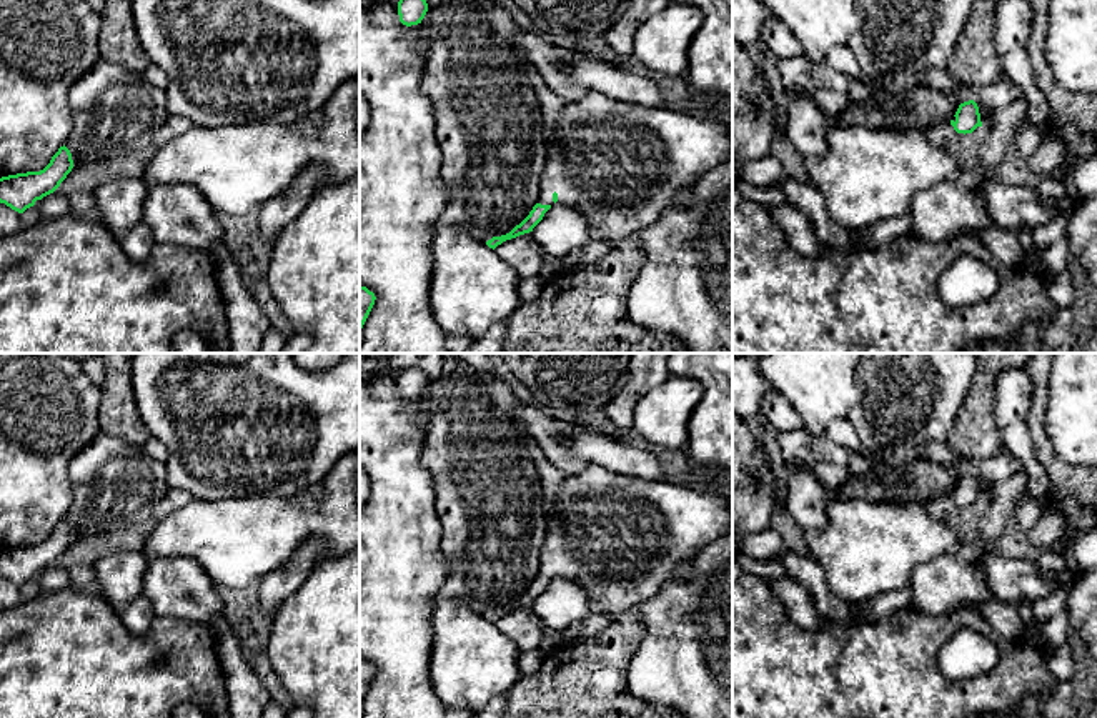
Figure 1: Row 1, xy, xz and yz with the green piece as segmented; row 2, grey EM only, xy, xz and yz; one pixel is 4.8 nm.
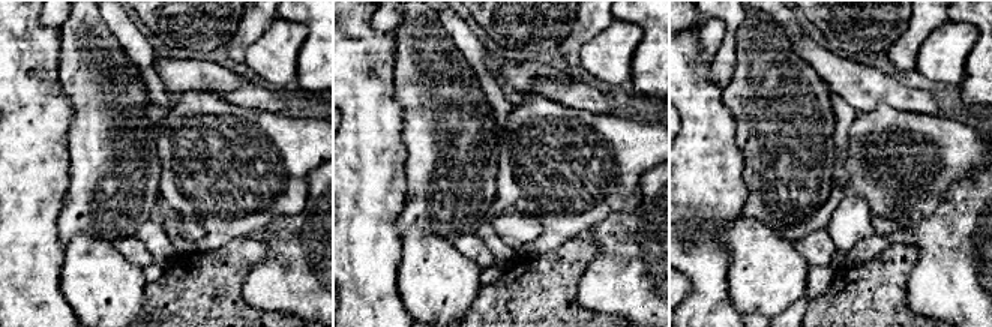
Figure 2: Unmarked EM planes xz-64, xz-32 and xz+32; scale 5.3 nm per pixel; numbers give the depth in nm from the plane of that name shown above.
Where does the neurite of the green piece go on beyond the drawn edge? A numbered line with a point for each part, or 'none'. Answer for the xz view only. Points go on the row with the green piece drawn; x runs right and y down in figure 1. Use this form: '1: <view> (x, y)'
1: xz (618, 164)

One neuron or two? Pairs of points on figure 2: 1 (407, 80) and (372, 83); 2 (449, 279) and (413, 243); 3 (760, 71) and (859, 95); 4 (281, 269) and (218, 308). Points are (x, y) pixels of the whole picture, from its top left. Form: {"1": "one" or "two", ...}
{"1": "two", "2": "one", "3": "two", "4": "two"}

